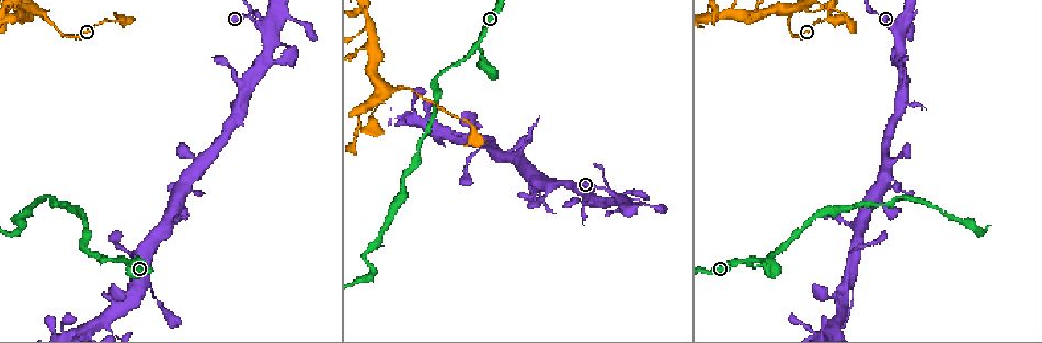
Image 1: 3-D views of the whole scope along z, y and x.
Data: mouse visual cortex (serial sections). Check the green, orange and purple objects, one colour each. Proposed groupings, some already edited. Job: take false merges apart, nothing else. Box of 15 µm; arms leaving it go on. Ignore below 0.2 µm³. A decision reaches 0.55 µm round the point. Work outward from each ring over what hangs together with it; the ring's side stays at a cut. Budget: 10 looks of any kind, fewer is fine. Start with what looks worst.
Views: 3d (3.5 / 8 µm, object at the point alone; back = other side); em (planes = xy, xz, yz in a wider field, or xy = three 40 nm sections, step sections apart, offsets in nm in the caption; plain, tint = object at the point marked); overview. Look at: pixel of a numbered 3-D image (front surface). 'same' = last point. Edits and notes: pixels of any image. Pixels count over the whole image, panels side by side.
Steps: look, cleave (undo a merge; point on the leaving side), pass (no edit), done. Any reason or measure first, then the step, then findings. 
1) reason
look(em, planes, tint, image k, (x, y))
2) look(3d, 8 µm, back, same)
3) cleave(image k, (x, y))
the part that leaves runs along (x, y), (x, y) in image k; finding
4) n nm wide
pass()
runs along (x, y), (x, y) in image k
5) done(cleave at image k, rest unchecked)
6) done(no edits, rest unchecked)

calibre changes
look(3d, 3.5 µm, back, image 1, (765, 264))

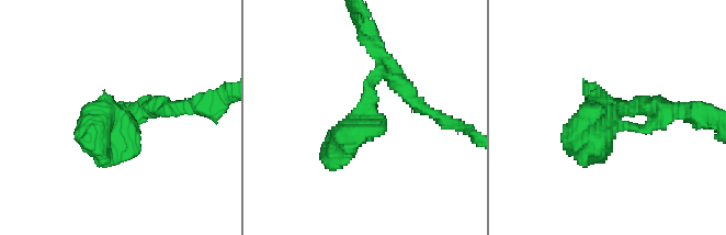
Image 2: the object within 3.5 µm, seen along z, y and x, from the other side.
look(em, xy, step 2, tint, image 2, (613, 125))

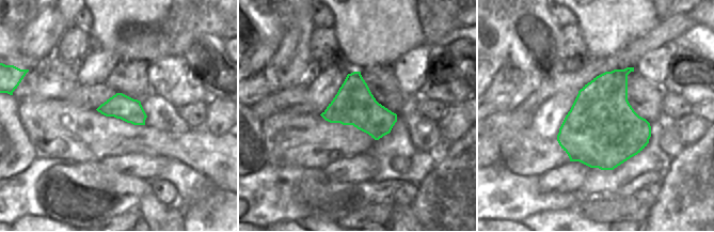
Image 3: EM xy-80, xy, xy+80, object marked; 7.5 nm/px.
pass()
runs along (382, 58), (362, 129), (325, 167) in image 2; one cell here

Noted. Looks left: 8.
arms part here
look(3d, 3.5 µm, back, image 1, (18, 15))

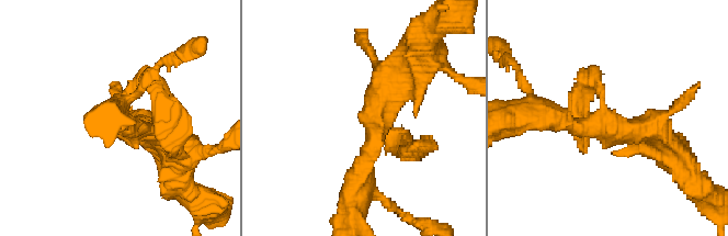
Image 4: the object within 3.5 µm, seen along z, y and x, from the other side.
3 arms; arms of 250, 350, 350 nm
look(em, xy, step 1, tint, image 4, (371, 130))

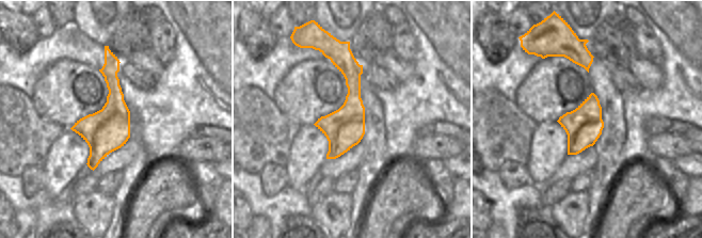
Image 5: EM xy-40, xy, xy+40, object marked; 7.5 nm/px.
pass()
runs along (107, 51), (113, 120), (92, 165) in image 5; all the same cell

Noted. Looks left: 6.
thick turns thin
look(3d, 3.5 µm, image 1, (454, 139))

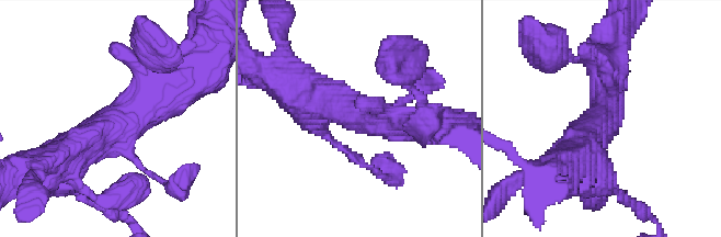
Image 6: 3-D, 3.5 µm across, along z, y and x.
4 arms; arms of 100, 100, 500, 500 nm; now the EM
look(em, xy, step 1, tint, image 6, (597, 122))

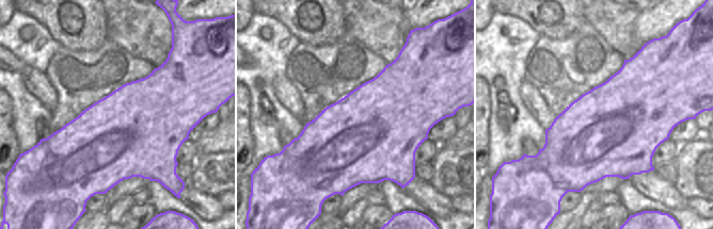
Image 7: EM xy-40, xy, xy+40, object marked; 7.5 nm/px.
pass()
runs along (179, 80), (162, 101), (61, 158) in image 6; one cell here

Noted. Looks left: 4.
narrows sharply
look(3d, 8 µm, image 1, (963, 224))

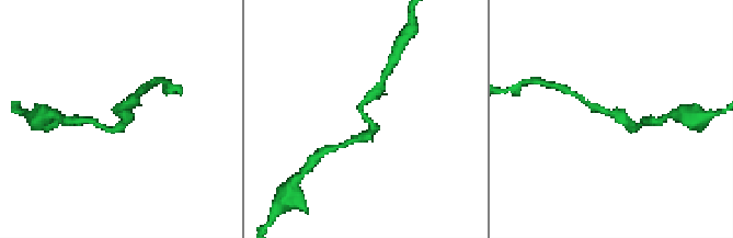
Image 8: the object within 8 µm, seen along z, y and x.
zoom in
look(3d, 3.5 µm, image 8, (116, 112))

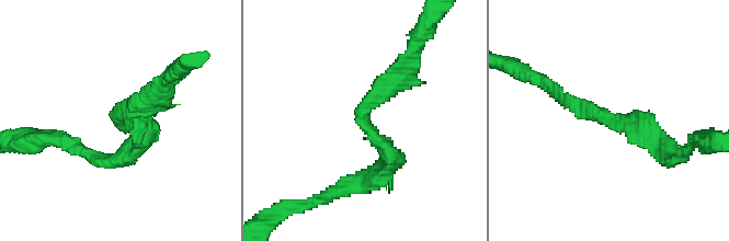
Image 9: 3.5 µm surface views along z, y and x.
arms of 250, 300 nm
look(em, xy, step 1, tint, image 9, (369, 126))

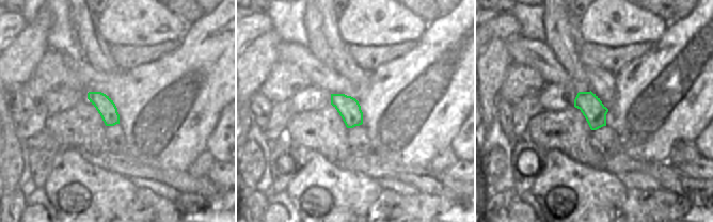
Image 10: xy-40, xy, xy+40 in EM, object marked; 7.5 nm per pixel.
pass()
runs along (565, 99), (642, 125), (668, 152) in image 9; all the same cell

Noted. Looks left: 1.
done(no edits, rest unchecked)

